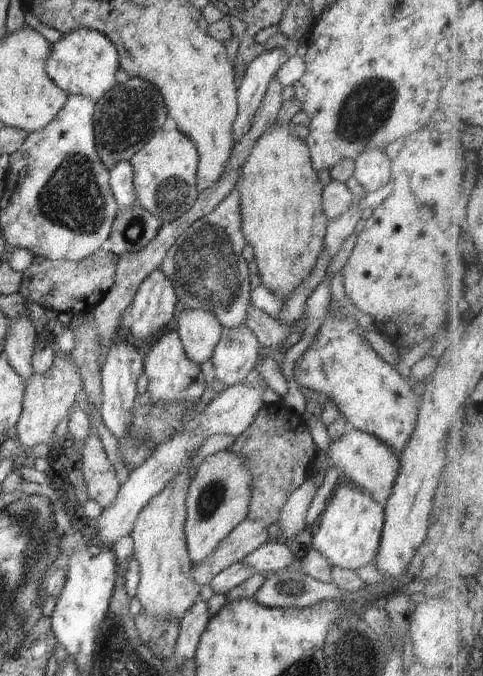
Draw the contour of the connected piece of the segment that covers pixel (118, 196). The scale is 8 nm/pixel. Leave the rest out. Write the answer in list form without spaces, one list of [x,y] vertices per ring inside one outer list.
[[[122,161],[110,170],[110,182],[105,185],[119,208],[132,208],[136,204],[136,190],[131,163]]]

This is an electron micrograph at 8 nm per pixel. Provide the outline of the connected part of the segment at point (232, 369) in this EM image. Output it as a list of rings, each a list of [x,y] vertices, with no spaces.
[[[246,326],[223,328],[211,360],[216,372],[215,379],[226,389],[246,382],[254,375],[260,351],[261,345],[256,336]]]

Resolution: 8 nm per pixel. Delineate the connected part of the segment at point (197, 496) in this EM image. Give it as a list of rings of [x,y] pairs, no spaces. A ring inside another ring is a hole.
[[[227,450],[204,458],[196,476],[191,480],[185,503],[186,519],[183,530],[188,555],[194,566],[198,566],[200,562],[204,564],[206,558],[210,558],[210,554],[214,554],[220,546],[220,542],[248,517],[249,505],[250,470],[240,454]]]

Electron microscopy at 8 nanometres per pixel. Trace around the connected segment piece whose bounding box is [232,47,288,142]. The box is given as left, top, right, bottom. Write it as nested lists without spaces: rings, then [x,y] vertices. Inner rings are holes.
[[[280,47],[260,54],[244,72],[237,88],[238,112],[232,124],[234,142],[250,131],[252,120],[268,92],[272,78],[288,59],[285,48]]]

